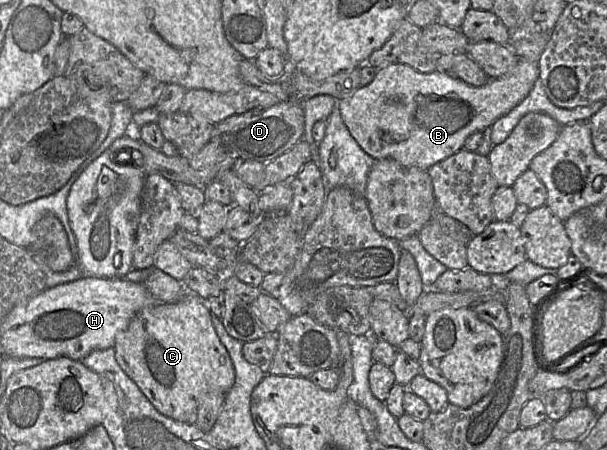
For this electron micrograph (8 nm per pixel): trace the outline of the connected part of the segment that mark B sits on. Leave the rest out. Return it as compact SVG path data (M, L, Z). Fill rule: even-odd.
M519 60L505 76L489 79L483 86L474 87L448 72L420 73L408 65L392 63L377 69L371 83L358 88L352 96L337 101L337 106L351 136L374 160L391 158L402 166L427 171L434 164L463 149L469 135L483 132L521 103L538 76L537 62Z

